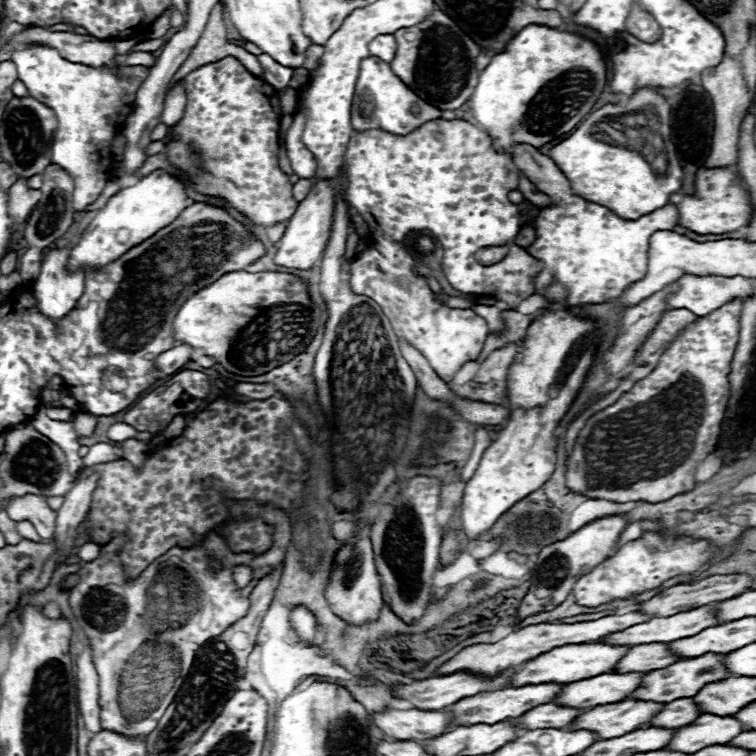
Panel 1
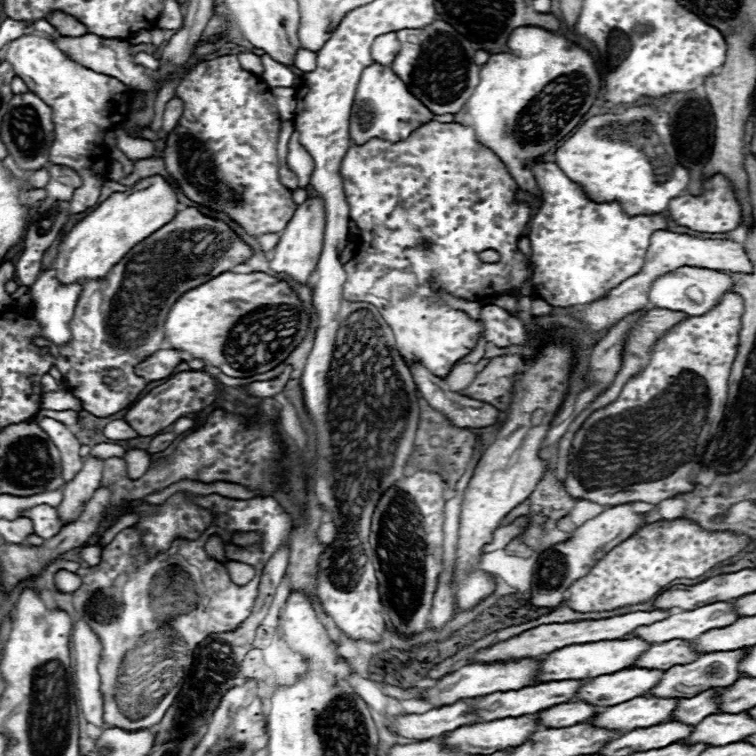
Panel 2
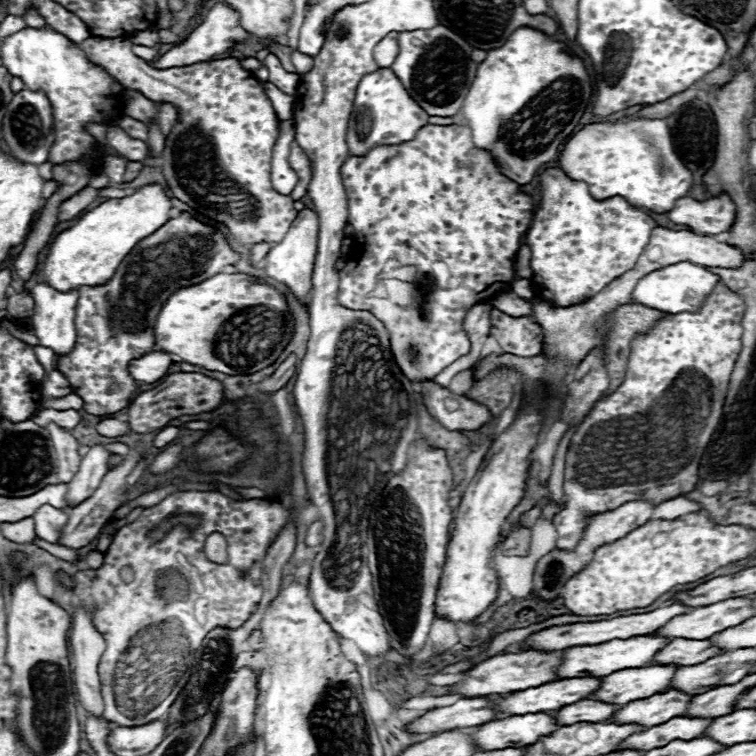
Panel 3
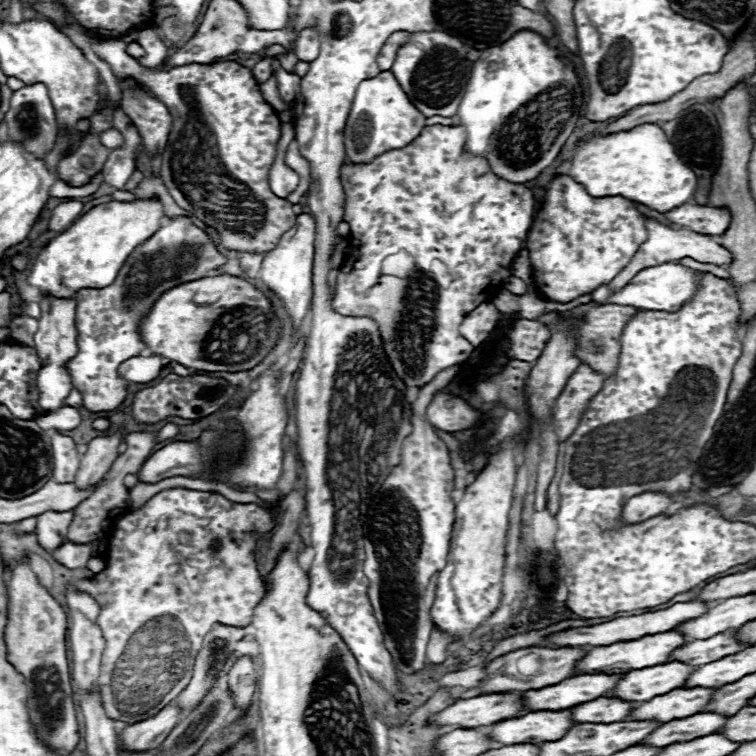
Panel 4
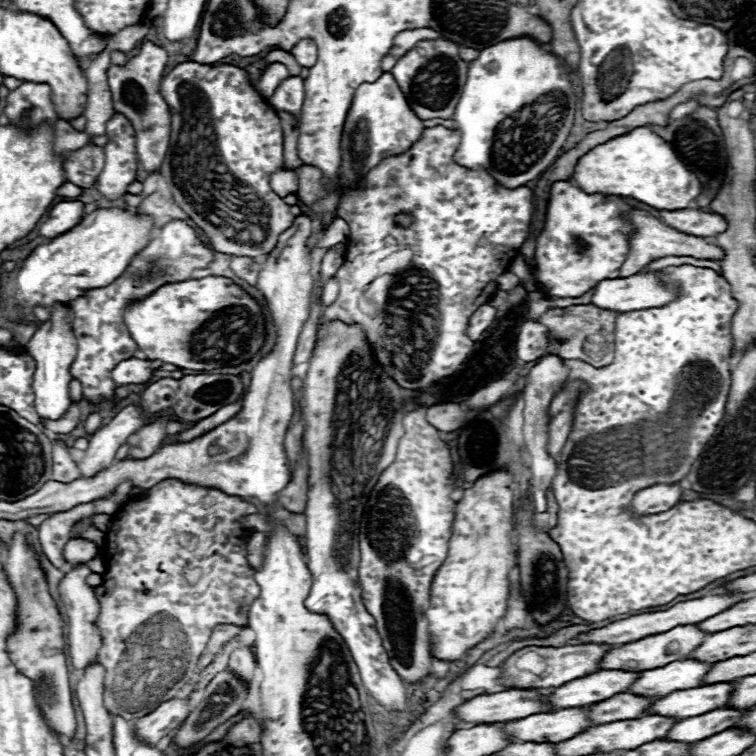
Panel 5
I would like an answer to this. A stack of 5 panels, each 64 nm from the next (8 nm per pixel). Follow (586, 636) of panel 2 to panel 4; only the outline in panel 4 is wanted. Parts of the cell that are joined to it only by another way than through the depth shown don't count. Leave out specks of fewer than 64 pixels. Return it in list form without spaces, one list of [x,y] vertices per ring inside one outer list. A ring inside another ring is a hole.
[[[678,602],[670,608],[664,608],[664,610],[656,610],[656,612],[646,612],[646,614],[636,614],[636,616],[624,616],[624,618],[616,618],[616,620],[610,620],[610,622],[602,622],[602,624],[596,624],[596,626],[582,626],[582,628],[570,628],[570,630],[564,630],[564,632],[556,632],[556,634],[550,634],[546,636],[546,642],[544,646],[548,648],[554,648],[558,644],[566,644],[566,646],[608,646],[608,644],[614,644],[614,642],[626,642],[626,640],[638,640],[642,636],[648,636],[648,634],[658,634],[658,632],[668,632],[672,630],[678,622],[684,622],[684,620],[690,620],[690,618],[696,618],[700,614],[704,614],[712,604],[702,604],[702,602]]]

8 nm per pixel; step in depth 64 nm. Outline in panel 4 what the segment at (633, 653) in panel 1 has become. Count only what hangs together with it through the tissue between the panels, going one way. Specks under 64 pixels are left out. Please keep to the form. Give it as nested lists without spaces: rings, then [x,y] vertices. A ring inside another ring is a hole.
[[[730,630],[730,632],[722,632],[722,634],[706,638],[706,640],[692,640],[688,644],[676,648],[670,654],[670,660],[682,660],[684,664],[702,666],[702,664],[708,664],[710,660],[718,660],[722,656],[744,650],[746,646],[738,644],[732,636],[734,636],[734,632]]]

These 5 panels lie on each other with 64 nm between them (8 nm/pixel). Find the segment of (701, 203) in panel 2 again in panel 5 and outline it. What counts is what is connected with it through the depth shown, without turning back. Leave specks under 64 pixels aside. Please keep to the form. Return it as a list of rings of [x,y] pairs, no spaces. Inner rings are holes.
[[[682,208],[682,212],[660,212],[660,220],[666,226],[672,226],[672,228],[676,228],[680,232],[694,234],[694,236],[700,236],[700,238],[716,236],[716,234],[726,230],[726,218],[724,216],[718,216],[714,212],[704,212],[702,208]]]

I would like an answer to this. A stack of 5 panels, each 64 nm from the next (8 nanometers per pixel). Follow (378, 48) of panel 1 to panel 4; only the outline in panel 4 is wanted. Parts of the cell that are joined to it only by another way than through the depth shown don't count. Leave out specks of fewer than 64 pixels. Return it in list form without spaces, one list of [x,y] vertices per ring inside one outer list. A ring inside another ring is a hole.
[[[386,42],[378,52],[378,68],[382,70],[382,66],[392,66],[396,60],[396,52],[398,48],[390,48],[390,44]]]

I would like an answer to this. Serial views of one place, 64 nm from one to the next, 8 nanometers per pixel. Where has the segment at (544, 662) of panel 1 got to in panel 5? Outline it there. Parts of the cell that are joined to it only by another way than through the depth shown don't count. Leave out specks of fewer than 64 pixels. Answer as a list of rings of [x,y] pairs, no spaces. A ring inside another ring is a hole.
[[[690,624],[690,626],[676,626],[670,632],[646,636],[642,640],[610,648],[604,654],[600,668],[602,670],[630,670],[630,672],[638,672],[638,670],[652,670],[652,668],[658,668],[658,666],[666,666],[666,664],[670,664],[674,660],[684,660],[698,644],[704,642],[704,638],[706,638],[706,634],[702,634],[694,624]]]

